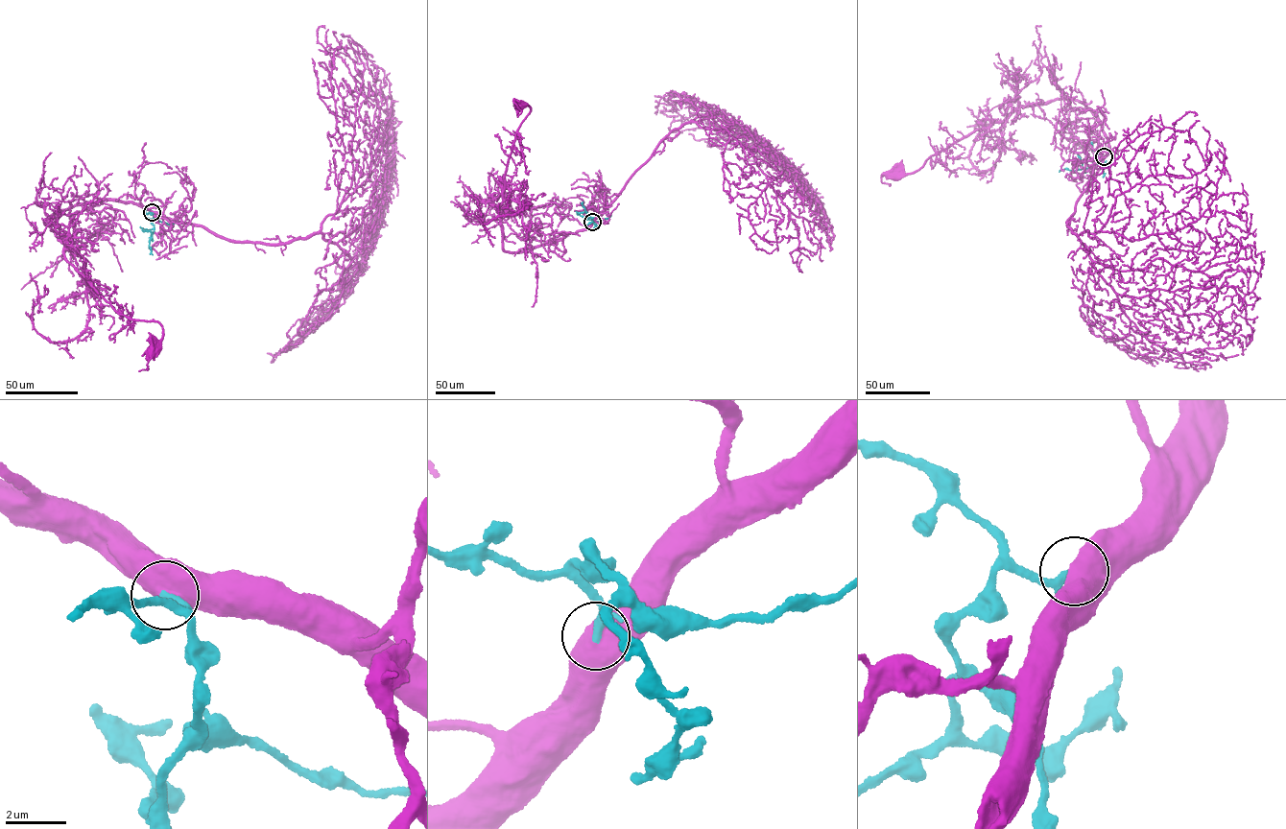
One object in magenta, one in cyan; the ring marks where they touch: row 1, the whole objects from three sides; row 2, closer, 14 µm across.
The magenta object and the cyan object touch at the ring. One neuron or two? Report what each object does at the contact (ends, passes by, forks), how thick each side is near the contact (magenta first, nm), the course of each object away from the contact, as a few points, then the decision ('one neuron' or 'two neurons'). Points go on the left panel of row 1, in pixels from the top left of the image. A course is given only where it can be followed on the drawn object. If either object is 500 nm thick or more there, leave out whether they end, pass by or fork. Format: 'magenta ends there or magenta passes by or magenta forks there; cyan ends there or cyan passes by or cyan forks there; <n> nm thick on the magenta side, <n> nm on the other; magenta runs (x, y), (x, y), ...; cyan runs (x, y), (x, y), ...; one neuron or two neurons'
800 nm thick on the magenta side, 200 nm on the other; magenta runs (152, 212), (106, 201), (52, 214), (45, 223), (65, 246), (66, 258), (119, 314), (161, 324), (153, 348); cyan runs (152, 212), (154, 228), (149, 248), (153, 254); one neuron

